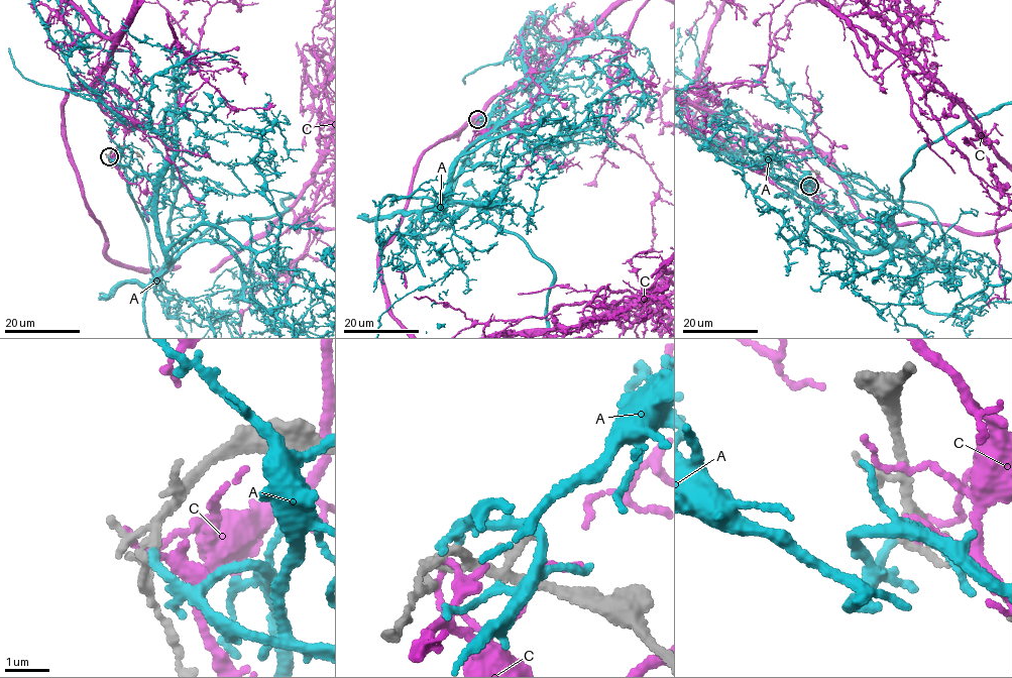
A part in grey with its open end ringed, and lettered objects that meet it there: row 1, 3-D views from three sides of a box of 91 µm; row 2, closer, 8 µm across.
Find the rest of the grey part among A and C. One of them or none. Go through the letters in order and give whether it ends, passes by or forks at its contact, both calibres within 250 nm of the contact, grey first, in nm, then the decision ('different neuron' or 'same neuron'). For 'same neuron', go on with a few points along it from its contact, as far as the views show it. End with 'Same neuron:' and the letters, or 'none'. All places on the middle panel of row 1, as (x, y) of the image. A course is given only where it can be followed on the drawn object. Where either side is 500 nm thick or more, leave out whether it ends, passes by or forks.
A: it ends there; 160 nm thick on the grey side, 180 nm on the other; same neuron; it runs (478, 120), (496, 125), (453, 161), (451, 198), (552, 271)
C: it ends there; 150 nm thick on the grey side, 240 nm on the other; different neuron
Same neuron: A

